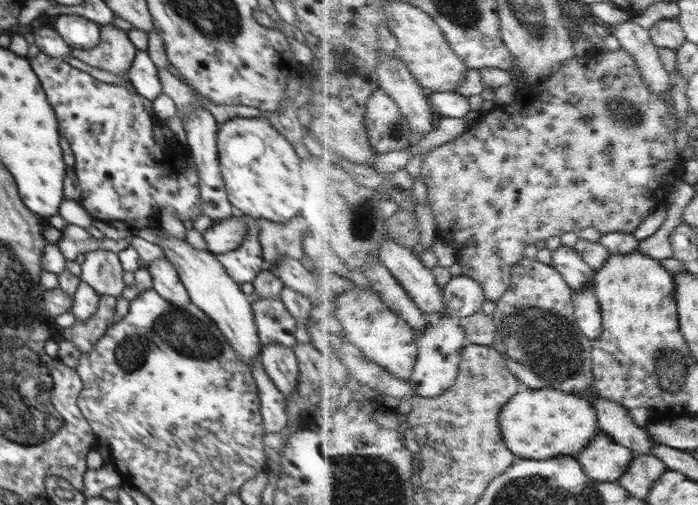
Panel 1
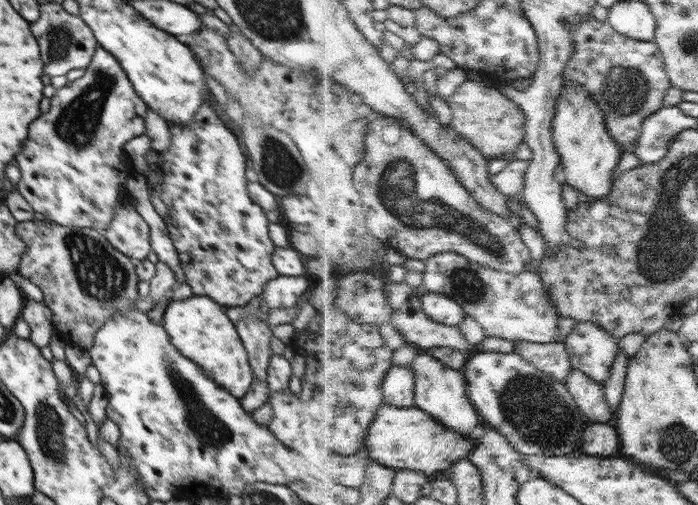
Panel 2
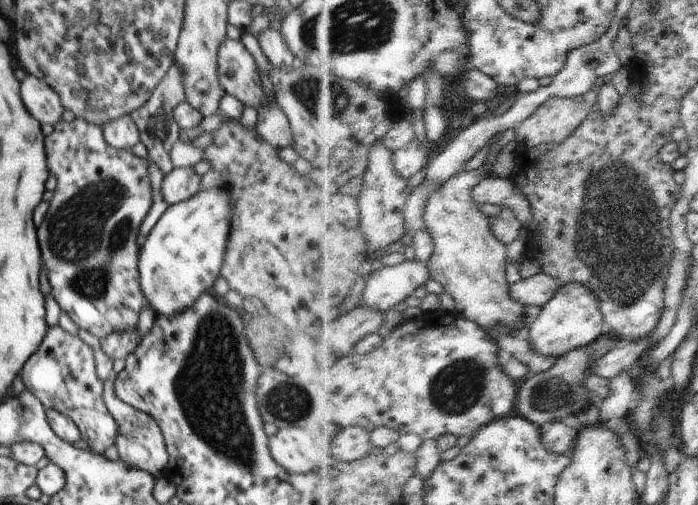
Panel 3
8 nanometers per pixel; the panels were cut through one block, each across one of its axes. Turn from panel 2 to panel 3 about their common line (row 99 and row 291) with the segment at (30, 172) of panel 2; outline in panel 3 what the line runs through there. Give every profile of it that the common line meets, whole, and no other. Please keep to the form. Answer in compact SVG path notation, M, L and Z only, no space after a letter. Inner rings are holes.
M76 117L71 122L60 121L54 131L45 136L44 148L50 172L58 184L54 198L38 228L38 244L52 286L52 296L72 321L98 338L114 332L126 332L137 326L147 301L140 288L138 234L144 217L152 208L152 184L148 174L148 159L135 156L131 149L118 149L104 140L98 124Z

